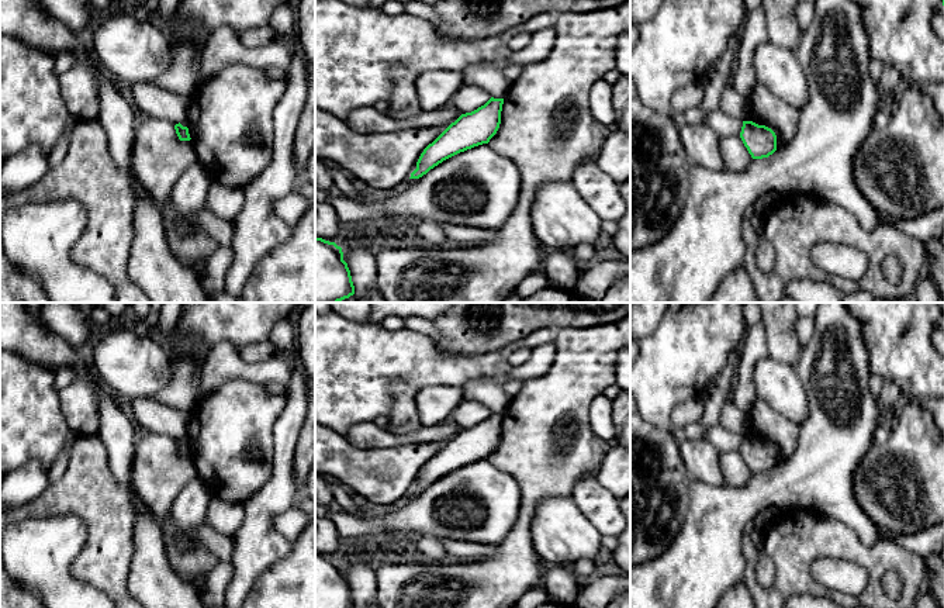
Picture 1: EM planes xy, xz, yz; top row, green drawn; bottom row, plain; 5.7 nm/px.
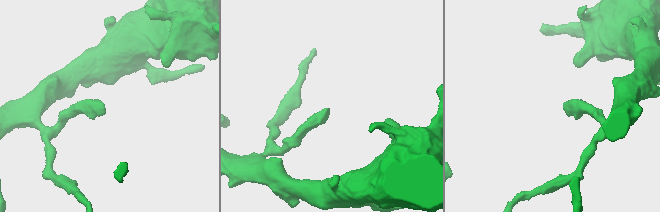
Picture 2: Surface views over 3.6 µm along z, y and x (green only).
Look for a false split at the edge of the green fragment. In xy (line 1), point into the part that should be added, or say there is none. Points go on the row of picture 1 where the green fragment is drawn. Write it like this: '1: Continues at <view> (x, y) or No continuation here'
1: No continuation here

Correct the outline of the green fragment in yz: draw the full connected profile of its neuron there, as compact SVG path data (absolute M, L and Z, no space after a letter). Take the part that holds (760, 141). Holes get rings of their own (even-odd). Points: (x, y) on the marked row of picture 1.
M743 121L740 138L753 159L768 158L777 151L777 135L765 125Z

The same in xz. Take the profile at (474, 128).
M491 97L484 106L461 114L421 153L409 179L419 179L443 160L488 144L501 124L504 99Z

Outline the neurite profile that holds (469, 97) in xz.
M463 84L463 87L456 94L457 94L456 108L461 114L477 110L491 99L491 94L483 90L481 87L466 84Z

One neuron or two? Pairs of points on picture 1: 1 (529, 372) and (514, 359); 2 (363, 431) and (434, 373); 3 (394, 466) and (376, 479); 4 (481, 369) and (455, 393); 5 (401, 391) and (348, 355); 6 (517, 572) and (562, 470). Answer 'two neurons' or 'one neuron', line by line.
1: two neurons
2: two neurons
3: one neuron
4: two neurons
5: two neurons
6: one neuron

